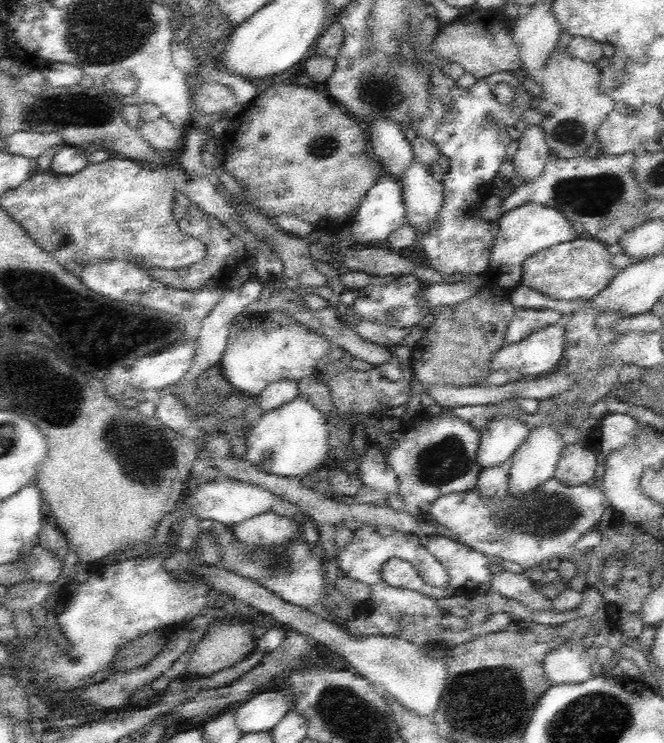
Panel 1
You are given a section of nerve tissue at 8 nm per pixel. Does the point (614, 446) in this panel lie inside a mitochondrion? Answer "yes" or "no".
no

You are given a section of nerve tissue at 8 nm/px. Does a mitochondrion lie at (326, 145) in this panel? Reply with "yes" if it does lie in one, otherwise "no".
yes

